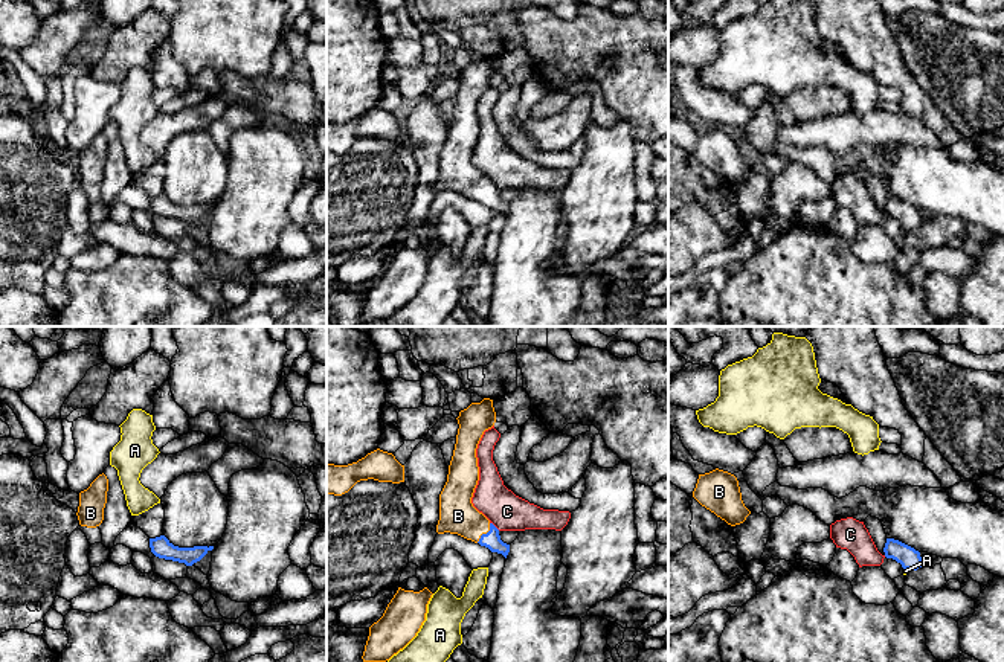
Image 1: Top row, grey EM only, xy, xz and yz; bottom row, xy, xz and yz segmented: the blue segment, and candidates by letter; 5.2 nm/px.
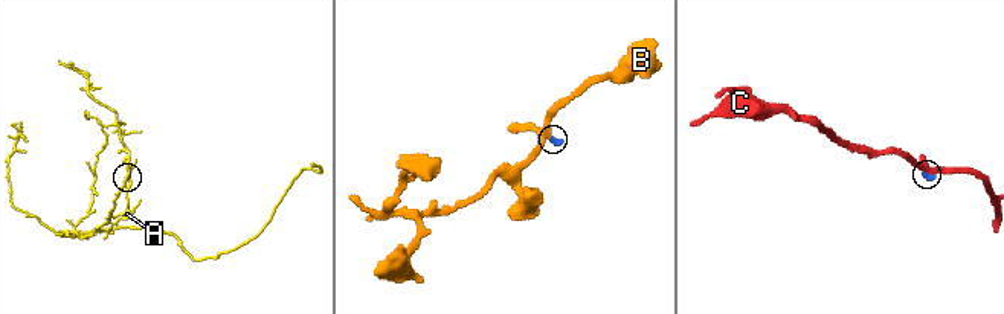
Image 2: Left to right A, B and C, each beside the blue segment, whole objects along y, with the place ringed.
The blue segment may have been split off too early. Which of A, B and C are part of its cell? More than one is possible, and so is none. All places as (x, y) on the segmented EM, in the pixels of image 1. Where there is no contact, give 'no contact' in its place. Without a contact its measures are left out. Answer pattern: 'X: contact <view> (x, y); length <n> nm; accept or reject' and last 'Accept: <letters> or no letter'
A: contact yz (907, 568); length 40 nm; reject
B: contact xz (484, 534); length 130 nm; accept
C: contact xz (493, 525); length 70 nm; reject
Accept: B

